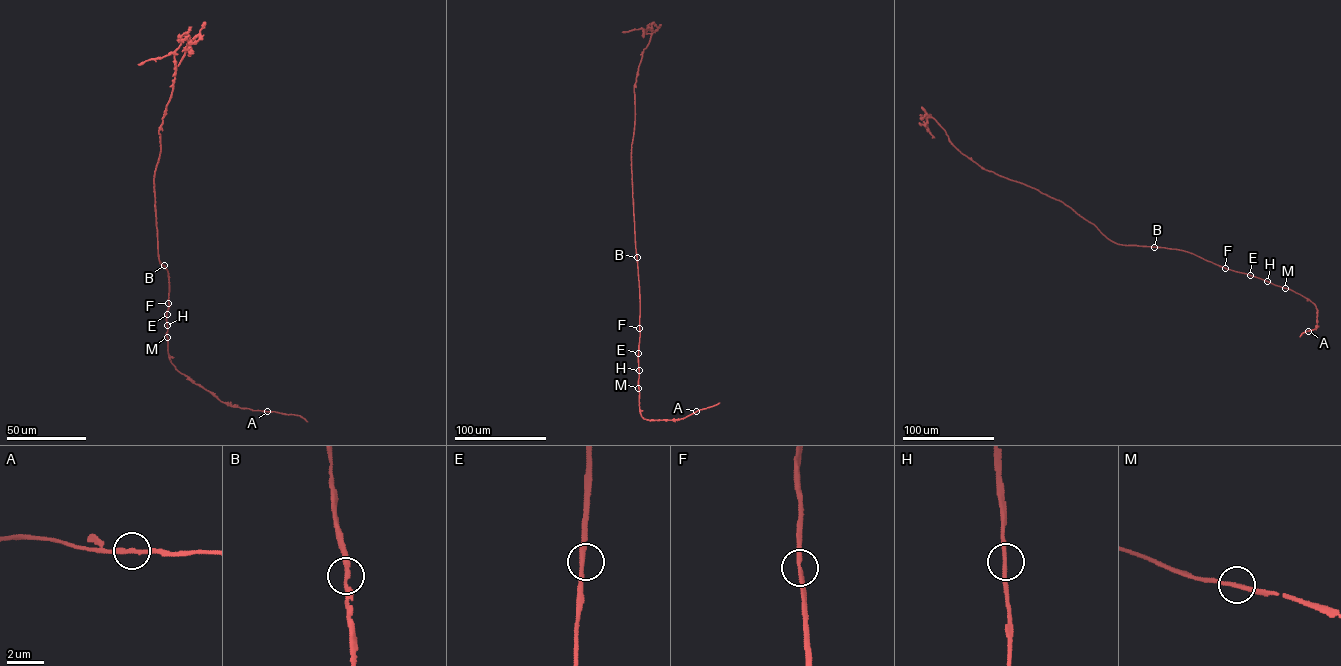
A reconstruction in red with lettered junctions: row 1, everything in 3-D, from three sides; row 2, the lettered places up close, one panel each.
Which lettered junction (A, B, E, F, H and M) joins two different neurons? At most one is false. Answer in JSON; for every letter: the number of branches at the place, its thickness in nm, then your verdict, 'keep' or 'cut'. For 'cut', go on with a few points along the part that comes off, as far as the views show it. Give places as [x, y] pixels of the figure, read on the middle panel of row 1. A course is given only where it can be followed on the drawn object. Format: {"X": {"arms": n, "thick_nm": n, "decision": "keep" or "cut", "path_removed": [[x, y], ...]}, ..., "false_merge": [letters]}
{"A": {"arms": 2, "thick_nm": 240, "decision": "keep"}, "B": {"arms": 2, "thick_nm": 260, "decision": "keep"}, "E": {"arms": 2, "thick_nm": 260, "decision": "keep"}, "F": {"arms": 2, "thick_nm": 280, "decision": "keep"}, "H": {"arms": 2, "thick_nm": 260, "decision": "keep"}, "M": {"arms": 2, "thick_nm": 260, "decision": "keep"}, "false_merge": []}

